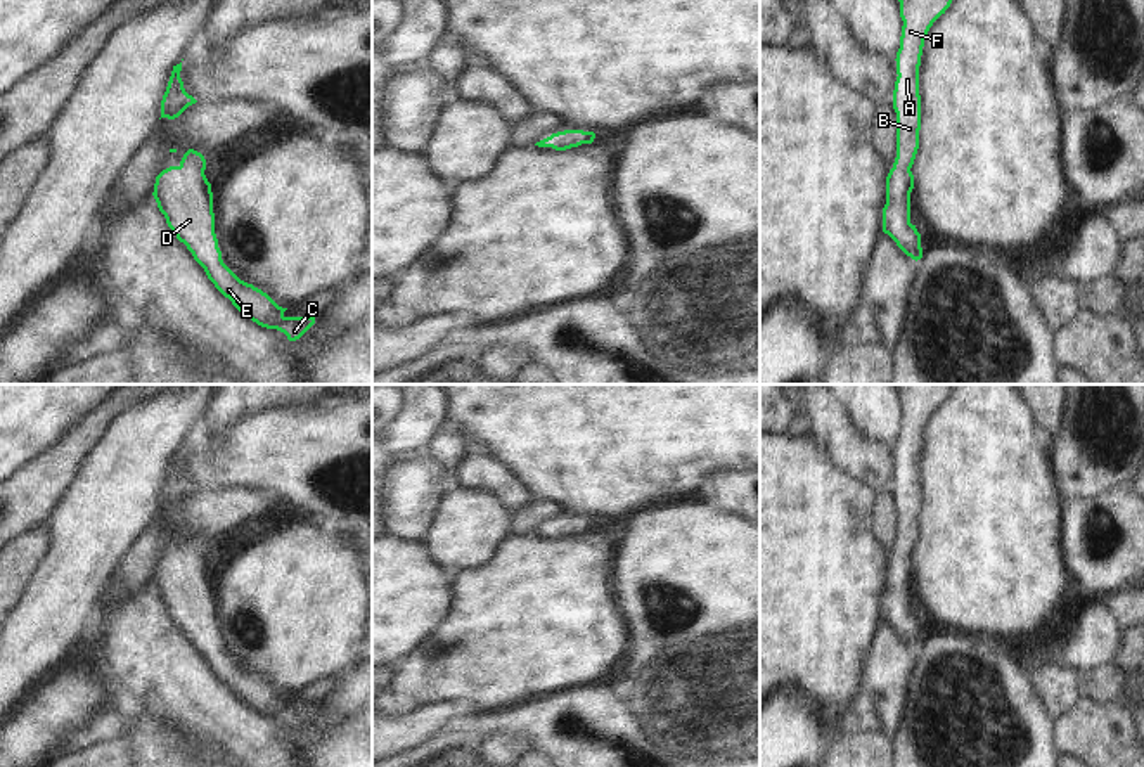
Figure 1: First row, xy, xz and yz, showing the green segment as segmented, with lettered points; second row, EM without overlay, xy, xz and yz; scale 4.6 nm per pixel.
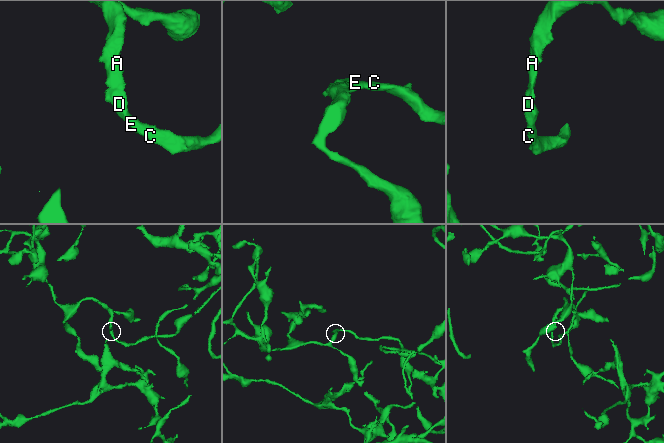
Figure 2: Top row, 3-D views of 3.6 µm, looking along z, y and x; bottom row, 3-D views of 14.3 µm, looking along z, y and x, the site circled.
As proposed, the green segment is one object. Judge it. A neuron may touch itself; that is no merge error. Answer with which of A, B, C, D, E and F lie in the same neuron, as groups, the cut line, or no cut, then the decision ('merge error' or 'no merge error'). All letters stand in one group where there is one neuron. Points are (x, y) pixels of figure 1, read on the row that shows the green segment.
A B C D E F | no cut | no merge error

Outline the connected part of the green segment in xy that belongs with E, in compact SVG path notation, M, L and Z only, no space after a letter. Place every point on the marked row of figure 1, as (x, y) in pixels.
M189 149L178 166L170 166L156 177L152 196L168 227L241 313L261 327L284 332L289 341L299 339L315 324L315 317L286 317L287 308L241 280L223 263L215 234L211 184L204 170L204 156Z

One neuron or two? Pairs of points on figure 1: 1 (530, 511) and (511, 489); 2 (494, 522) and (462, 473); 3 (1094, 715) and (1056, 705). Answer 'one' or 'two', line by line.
1: two
2: two
3: two

